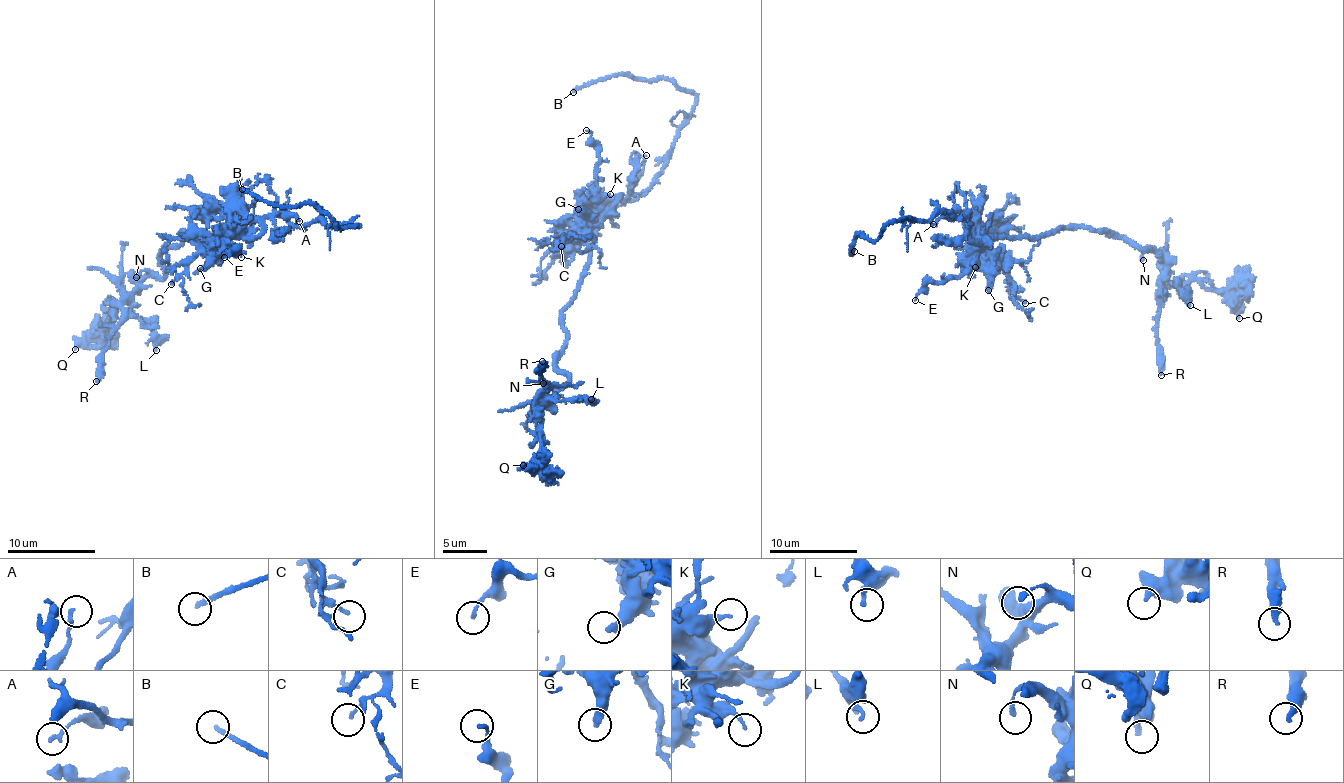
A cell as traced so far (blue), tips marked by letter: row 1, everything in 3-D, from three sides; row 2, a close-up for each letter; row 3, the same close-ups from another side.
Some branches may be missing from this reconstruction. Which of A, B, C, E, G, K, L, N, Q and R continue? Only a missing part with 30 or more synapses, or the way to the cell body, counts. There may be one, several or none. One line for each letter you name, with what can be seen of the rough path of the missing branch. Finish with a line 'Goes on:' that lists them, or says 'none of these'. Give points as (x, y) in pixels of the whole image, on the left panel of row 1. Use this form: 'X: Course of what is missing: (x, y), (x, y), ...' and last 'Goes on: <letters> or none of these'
B: Course of what is missing: (242, 189), (206, 165), (198, 152), (185, 148), (172, 130), (162, 96), (197, 54), (217, 46), (216, 40)
Goes on: B

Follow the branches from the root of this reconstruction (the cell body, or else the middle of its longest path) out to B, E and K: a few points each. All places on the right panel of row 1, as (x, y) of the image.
B: (1001, 235), (976, 233), (971, 212), (942, 211), (888, 221), (875, 240), (856, 235), (854, 251)
E: (1001, 235), (970, 260), (968, 269), (958, 276), (949, 275), (941, 282), (930, 280), (915, 300)
K: (1001, 235), (979, 252), (975, 267)

